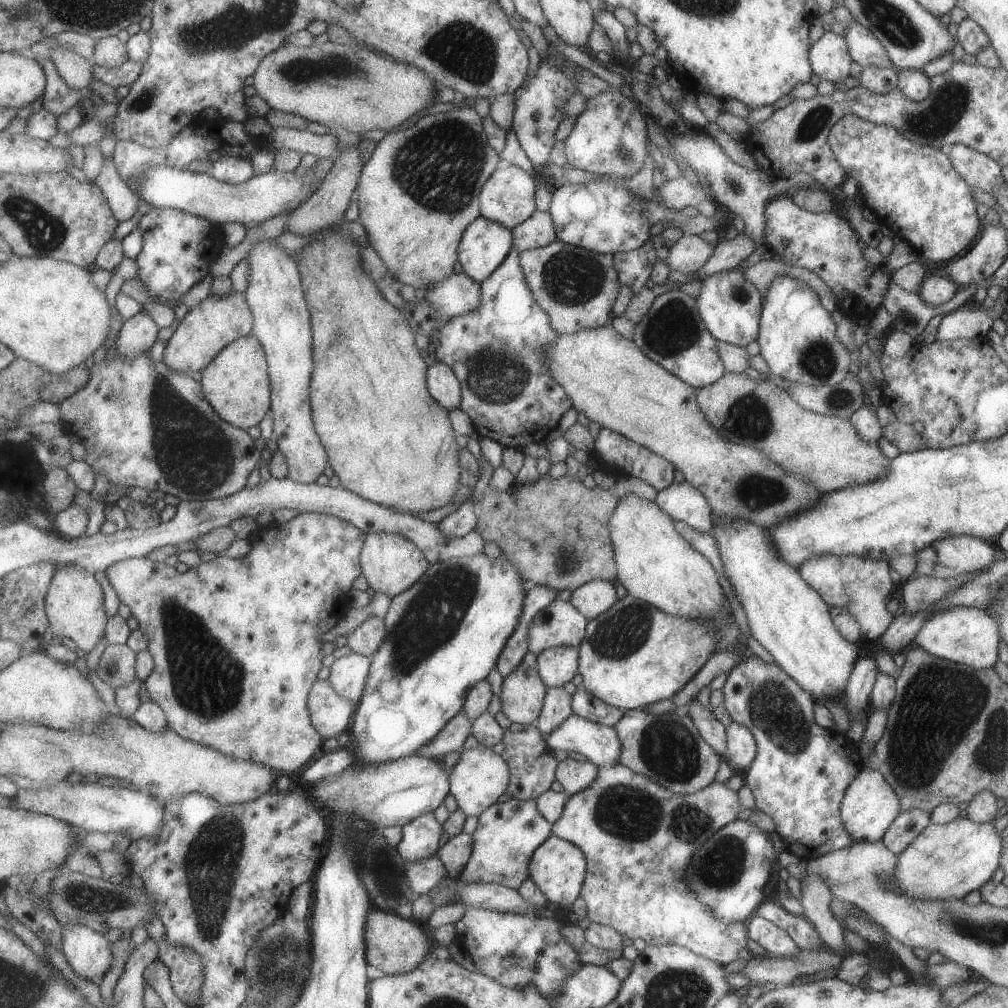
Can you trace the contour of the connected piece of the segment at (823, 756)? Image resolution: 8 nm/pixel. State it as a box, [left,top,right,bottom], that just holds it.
[722,656,862,862]

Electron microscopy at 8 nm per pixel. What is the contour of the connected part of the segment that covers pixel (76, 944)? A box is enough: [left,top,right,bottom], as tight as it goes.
[63,923,115,983]

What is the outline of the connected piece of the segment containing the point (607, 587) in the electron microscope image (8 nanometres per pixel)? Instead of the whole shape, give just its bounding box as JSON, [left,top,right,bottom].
[571,580,616,620]

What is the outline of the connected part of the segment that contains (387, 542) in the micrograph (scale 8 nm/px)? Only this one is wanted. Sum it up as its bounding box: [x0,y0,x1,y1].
[363,531,432,597]

